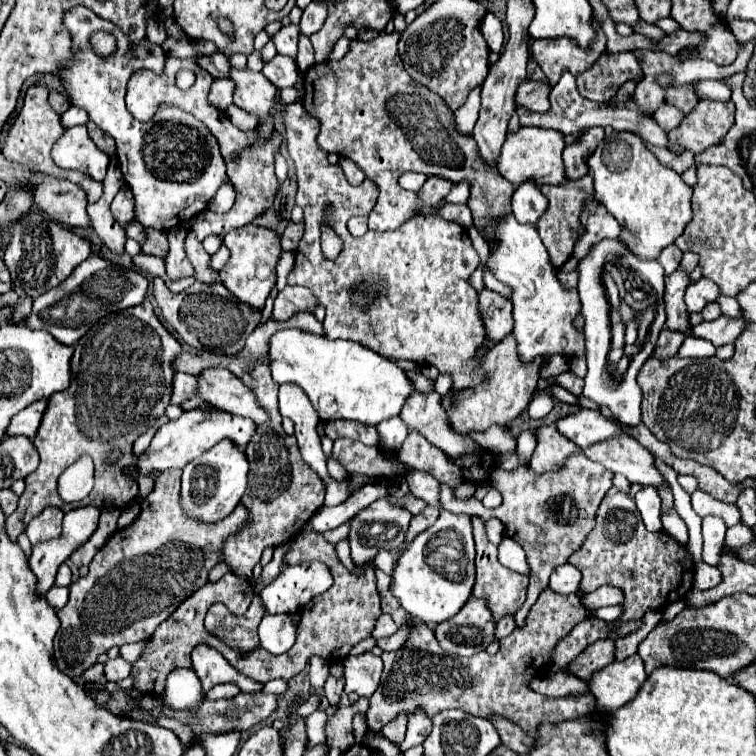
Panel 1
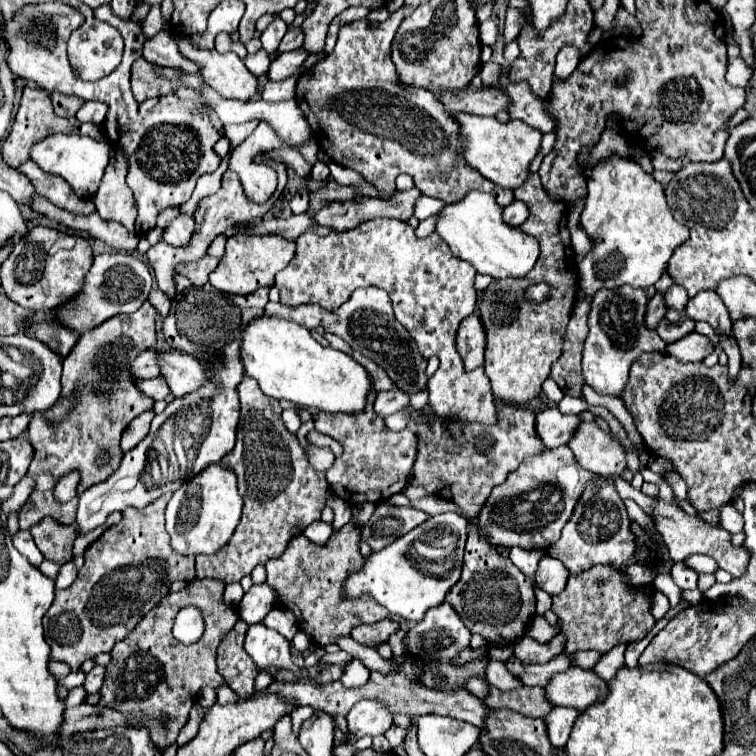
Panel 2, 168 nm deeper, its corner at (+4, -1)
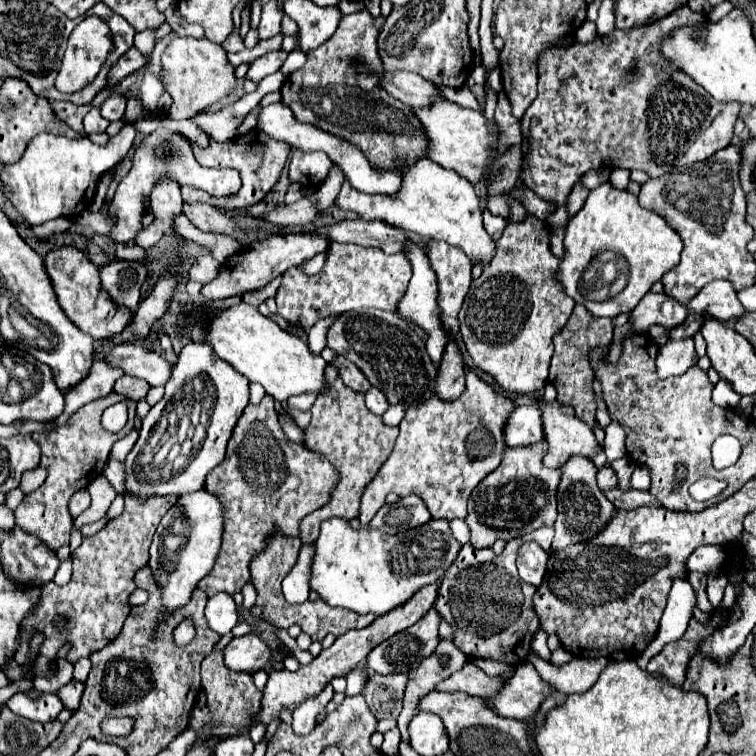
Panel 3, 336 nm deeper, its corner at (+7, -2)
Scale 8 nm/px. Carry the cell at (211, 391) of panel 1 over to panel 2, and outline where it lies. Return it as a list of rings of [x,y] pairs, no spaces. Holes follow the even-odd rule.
[[[162,350],[158,364],[176,398],[182,398],[182,394],[190,394],[190,390],[198,390],[198,386],[206,382],[206,366],[192,354]]]

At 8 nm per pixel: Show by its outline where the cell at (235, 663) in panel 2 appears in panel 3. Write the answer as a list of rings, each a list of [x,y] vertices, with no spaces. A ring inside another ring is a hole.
[[[213,651],[201,663],[201,687],[205,691],[207,703],[202,709],[195,707],[189,721],[189,727],[197,733],[197,739],[205,739],[205,737],[223,739],[223,737],[249,733],[251,725],[255,723],[255,715],[259,713],[261,697],[263,697],[263,693],[255,687],[253,677],[249,673],[229,671],[223,665],[223,653]]]

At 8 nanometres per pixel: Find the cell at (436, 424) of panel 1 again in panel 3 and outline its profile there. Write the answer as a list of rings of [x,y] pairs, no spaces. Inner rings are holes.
[[[371,387],[371,389],[365,391],[365,403],[367,403],[367,407],[369,407],[375,415],[383,415],[383,413],[387,411],[387,407],[389,407],[383,391],[379,391],[379,389],[375,389],[375,387]]]

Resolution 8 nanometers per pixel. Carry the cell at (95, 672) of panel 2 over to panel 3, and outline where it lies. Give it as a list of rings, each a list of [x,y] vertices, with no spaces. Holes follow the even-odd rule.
[[[69,681],[67,685],[63,685],[55,695],[61,699],[63,707],[69,709],[69,711],[75,711],[77,705],[79,705],[79,699],[81,699],[81,693],[83,693],[83,683],[77,683],[77,681]]]

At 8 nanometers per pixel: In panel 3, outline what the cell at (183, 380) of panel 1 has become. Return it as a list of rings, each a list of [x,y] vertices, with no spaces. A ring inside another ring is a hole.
[[[121,377],[115,381],[115,387],[113,391],[127,397],[127,399],[133,399],[133,401],[139,401],[139,399],[145,399],[147,395],[147,389],[149,389],[149,383],[143,381],[143,379],[135,379],[135,377]]]

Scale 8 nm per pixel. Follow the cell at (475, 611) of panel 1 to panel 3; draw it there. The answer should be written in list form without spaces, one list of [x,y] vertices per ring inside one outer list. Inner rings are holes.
[[[431,609],[427,615],[423,615],[415,625],[411,625],[409,629],[389,637],[387,641],[379,643],[365,659],[367,667],[373,669],[375,673],[381,673],[381,675],[389,675],[389,673],[407,673],[409,669],[417,667],[425,657],[429,657],[435,647],[439,645],[439,633],[437,633],[437,627],[439,627],[439,613],[435,609]]]

